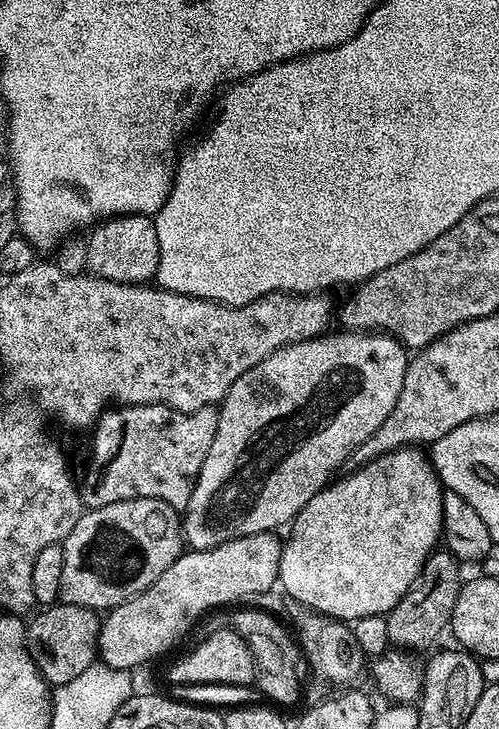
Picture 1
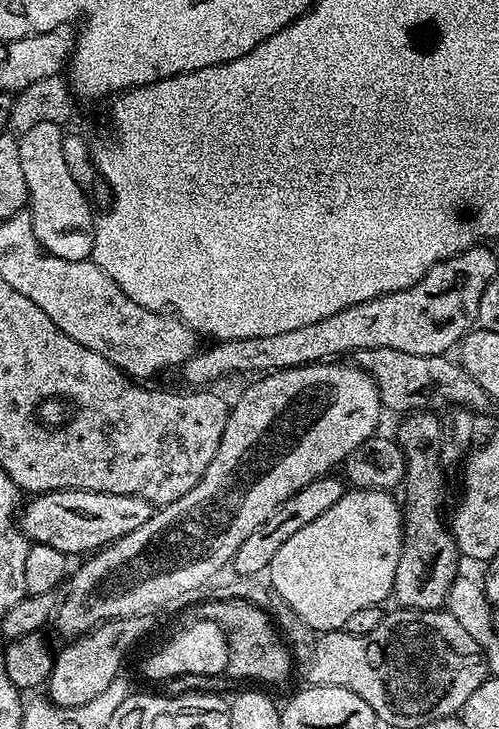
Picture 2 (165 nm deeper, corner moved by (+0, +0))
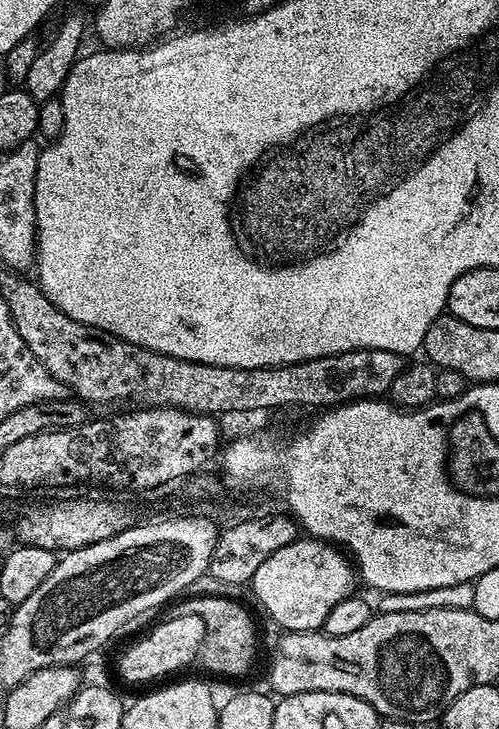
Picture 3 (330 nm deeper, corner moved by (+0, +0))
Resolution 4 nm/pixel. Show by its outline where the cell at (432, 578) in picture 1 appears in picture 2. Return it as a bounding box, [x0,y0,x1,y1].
[392,411,458,611]

